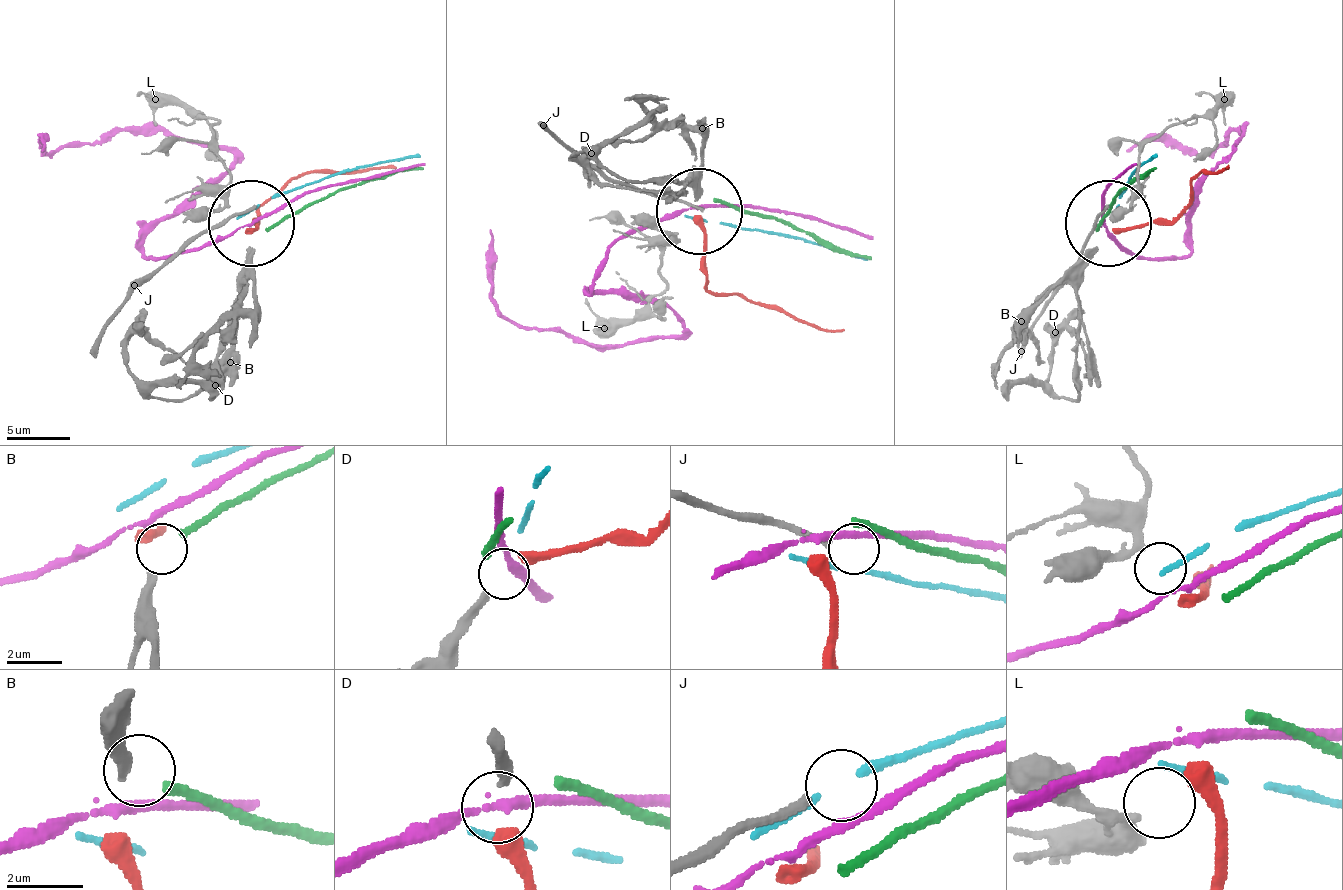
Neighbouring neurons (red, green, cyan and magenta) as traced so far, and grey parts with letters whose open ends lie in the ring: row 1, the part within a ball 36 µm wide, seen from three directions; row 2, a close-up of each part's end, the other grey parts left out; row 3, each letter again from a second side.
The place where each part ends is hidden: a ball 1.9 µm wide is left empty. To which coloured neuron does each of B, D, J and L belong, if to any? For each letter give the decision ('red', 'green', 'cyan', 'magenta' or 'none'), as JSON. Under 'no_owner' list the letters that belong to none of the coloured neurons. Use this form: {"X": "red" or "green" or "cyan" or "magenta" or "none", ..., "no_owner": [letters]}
{"B": "green", "D": "red", "J": "none", "L": "none", "no_owner": ["J", "L"]}

